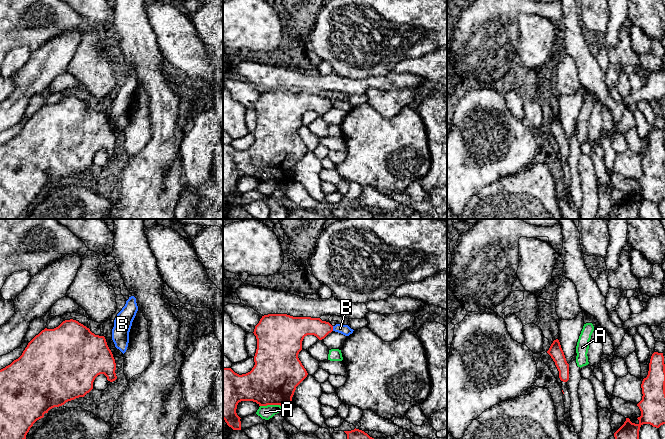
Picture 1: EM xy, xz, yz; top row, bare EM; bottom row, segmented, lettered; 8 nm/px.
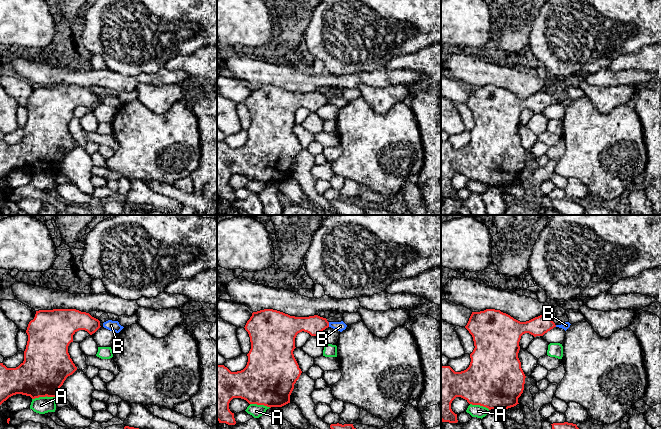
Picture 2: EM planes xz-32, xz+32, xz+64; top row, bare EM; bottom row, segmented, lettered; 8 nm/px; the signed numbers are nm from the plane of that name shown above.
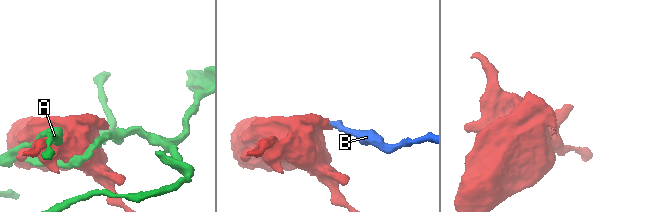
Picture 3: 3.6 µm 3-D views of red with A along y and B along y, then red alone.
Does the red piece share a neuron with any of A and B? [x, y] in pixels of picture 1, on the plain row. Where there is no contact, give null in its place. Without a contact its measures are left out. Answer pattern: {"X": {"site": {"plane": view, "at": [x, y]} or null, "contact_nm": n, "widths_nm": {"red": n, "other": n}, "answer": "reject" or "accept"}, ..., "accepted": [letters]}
{"A": {"site": {"plane": "xz", "at": [272, 180]}, "contact_nm": 200, "widths_nm": {"red": 380, "other": 110}, "answer": "reject"}, "B": {"site": {"plane": "xz", "at": [332, 104]}, "contact_nm": 40, "widths_nm": {"red": 160, "other": 80}, "answer": "reject"}, "accepted": []}

